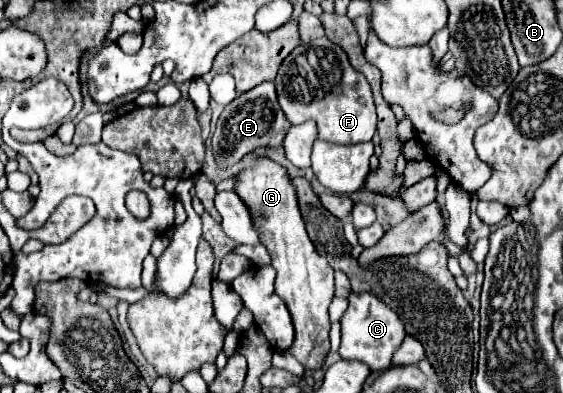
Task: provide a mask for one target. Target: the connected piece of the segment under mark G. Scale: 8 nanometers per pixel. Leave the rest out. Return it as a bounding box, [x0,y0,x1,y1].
[235,160,335,370]

